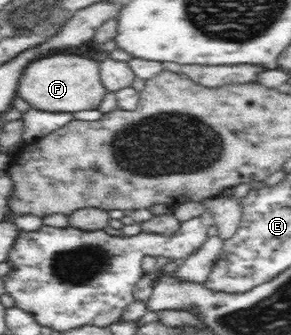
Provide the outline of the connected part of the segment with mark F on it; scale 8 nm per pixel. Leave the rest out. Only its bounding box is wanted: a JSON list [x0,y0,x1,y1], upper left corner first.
[16,54,104,113]

